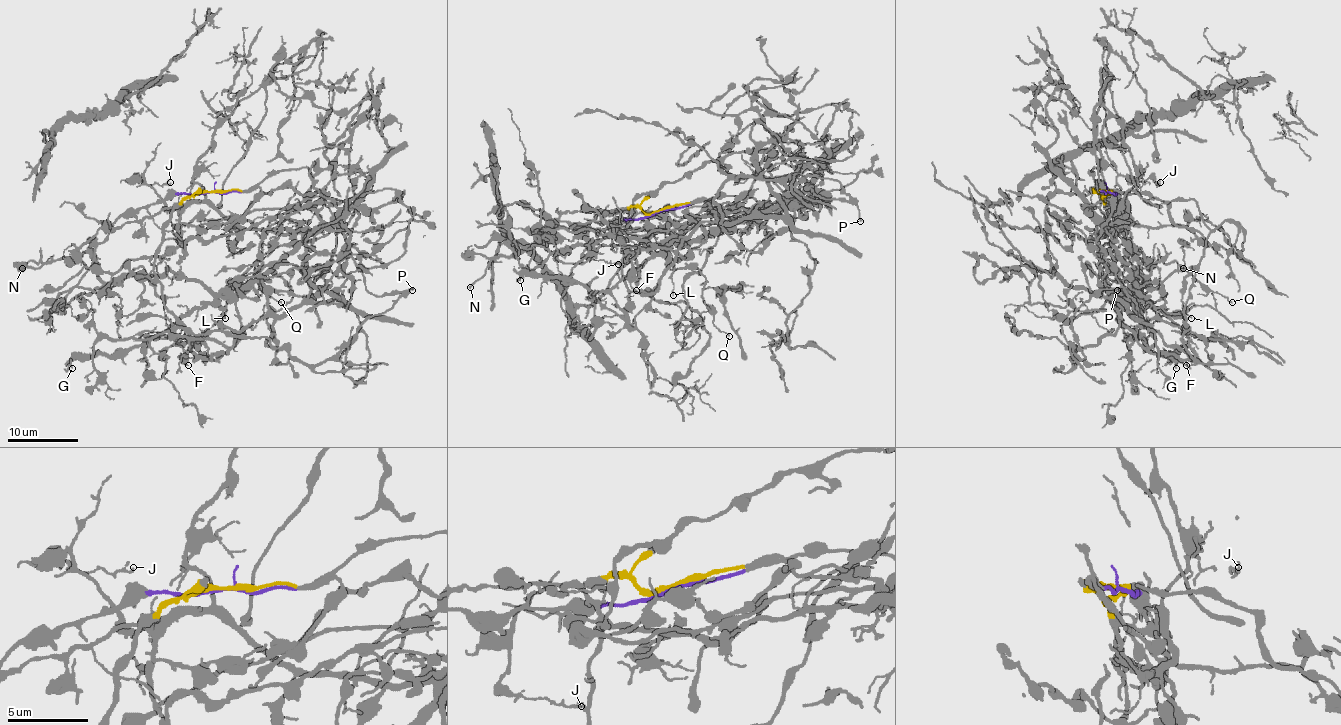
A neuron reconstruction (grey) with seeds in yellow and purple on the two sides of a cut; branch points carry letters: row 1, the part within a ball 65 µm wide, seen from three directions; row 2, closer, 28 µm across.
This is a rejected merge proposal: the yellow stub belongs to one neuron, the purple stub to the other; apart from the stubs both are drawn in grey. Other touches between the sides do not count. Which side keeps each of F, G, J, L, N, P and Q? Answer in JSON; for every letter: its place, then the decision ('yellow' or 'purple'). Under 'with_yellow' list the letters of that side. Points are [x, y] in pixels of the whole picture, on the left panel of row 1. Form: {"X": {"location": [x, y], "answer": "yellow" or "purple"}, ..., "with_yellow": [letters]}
{"F": {"location": [188, 365], "answer": "purple"}, "G": {"location": [72, 368], "answer": "purple"}, "J": {"location": [170, 182], "answer": "purple"}, "L": {"location": [225, 318], "answer": "purple"}, "N": {"location": [22, 268], "answer": "purple"}, "P": {"location": [412, 290], "answer": "yellow"}, "Q": {"location": [281, 302], "answer": "purple"}, "with_yellow": ["P"]}

